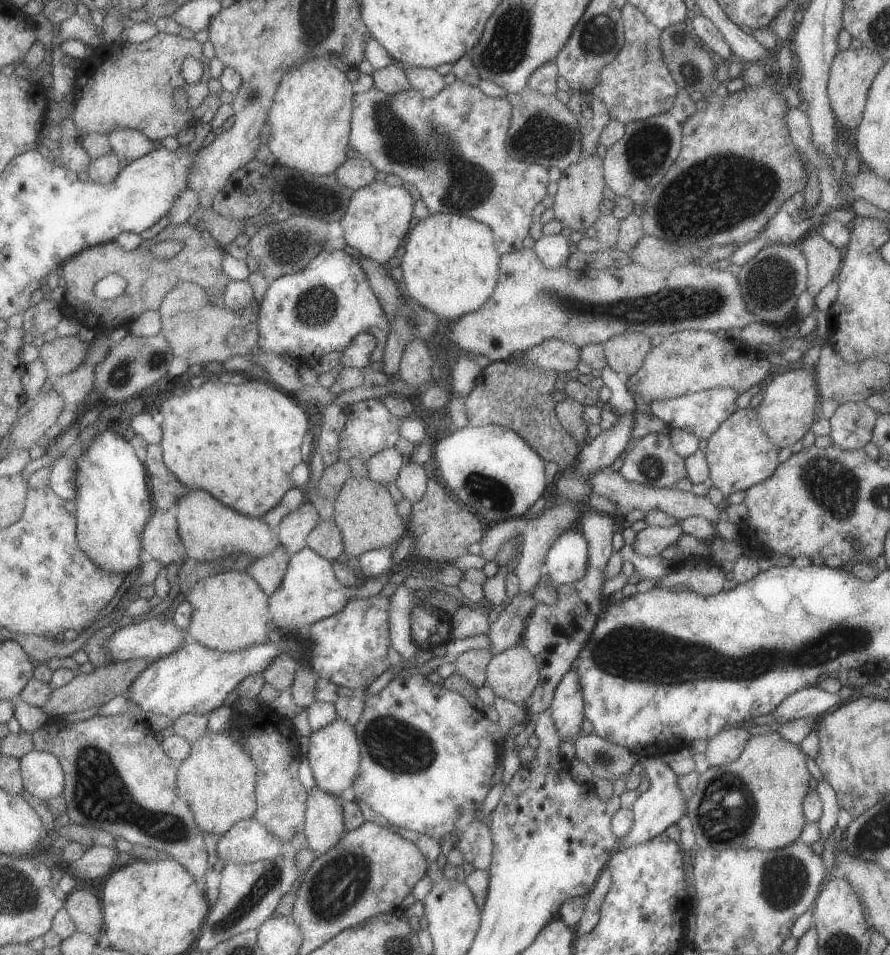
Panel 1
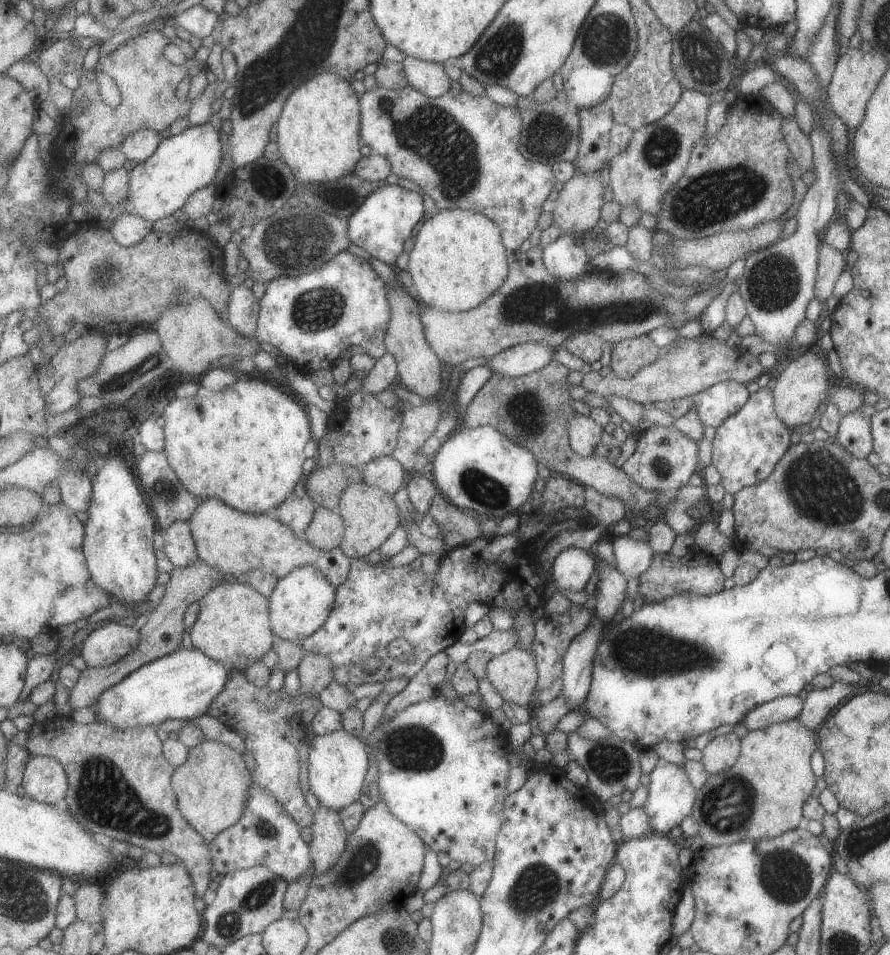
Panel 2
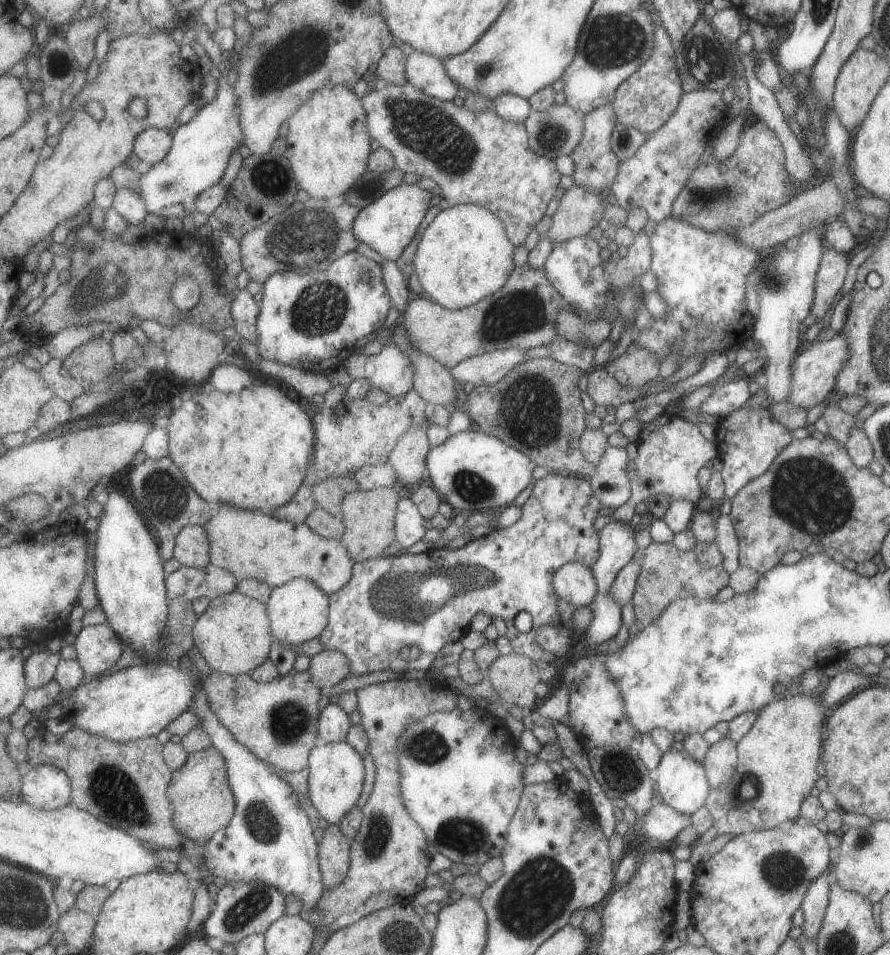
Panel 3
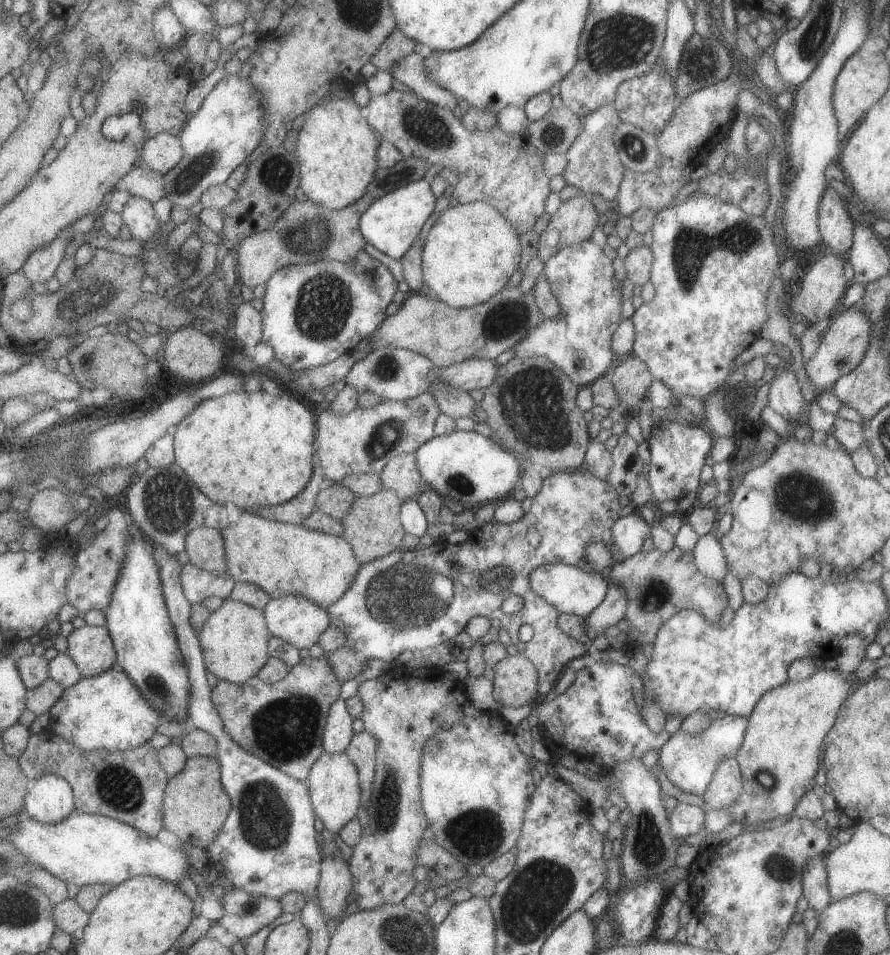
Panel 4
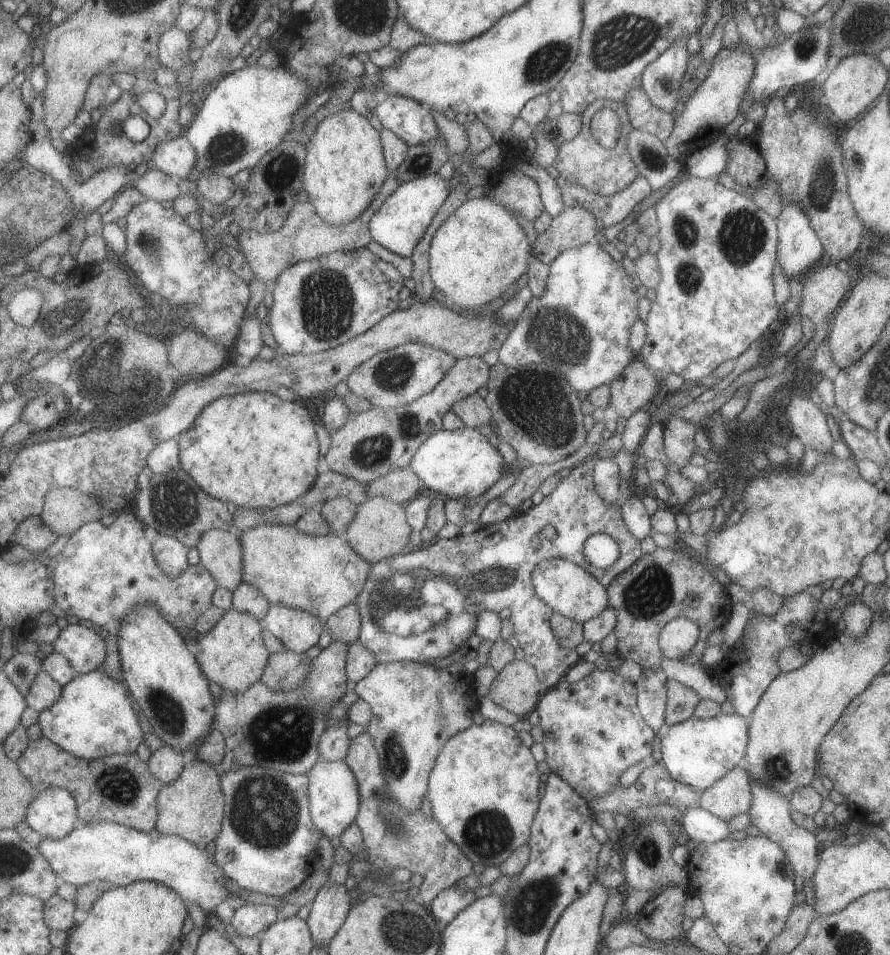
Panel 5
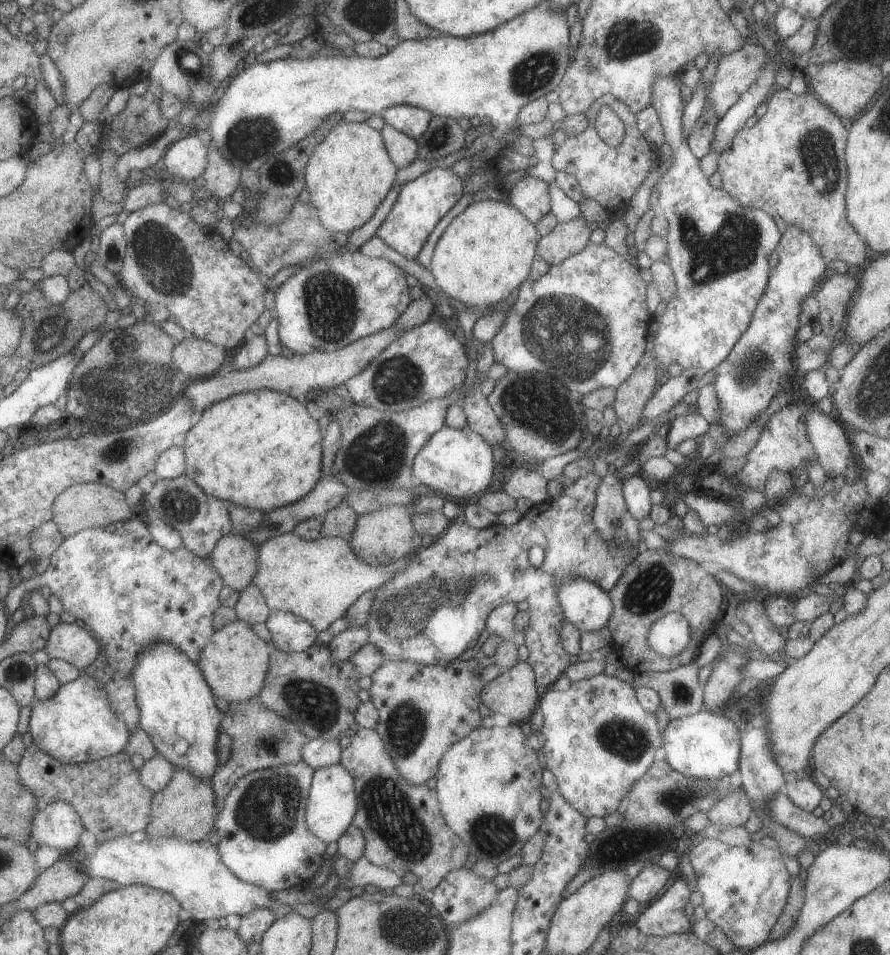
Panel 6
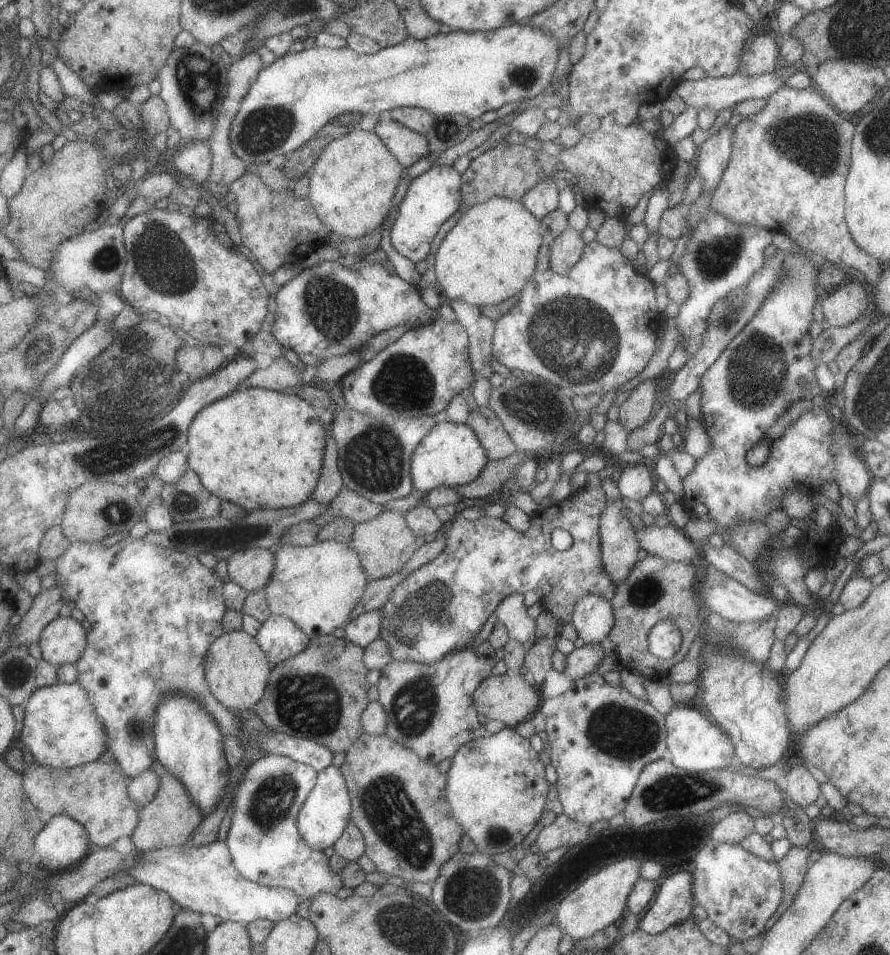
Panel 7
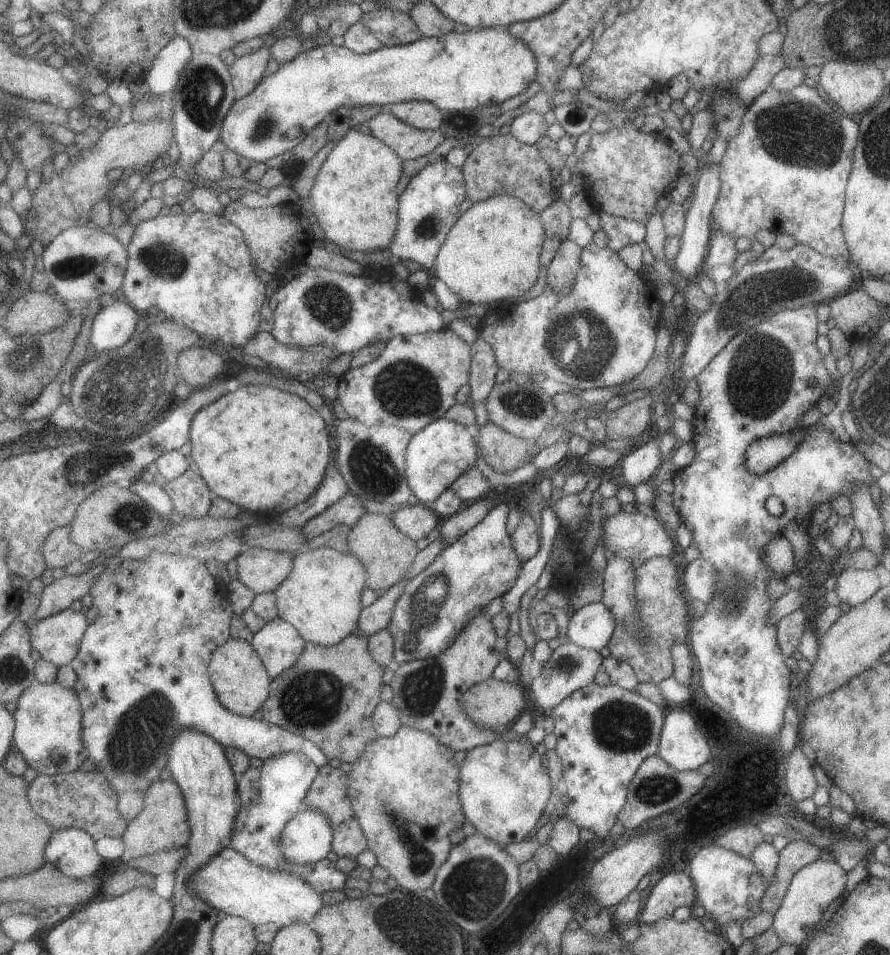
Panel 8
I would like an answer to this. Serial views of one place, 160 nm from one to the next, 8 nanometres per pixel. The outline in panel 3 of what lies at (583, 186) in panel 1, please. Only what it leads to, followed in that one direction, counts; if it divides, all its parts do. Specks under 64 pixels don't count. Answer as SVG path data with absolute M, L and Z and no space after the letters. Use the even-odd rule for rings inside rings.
M573 184L562 194L551 216L551 224L543 236L555 246L570 238L586 235L603 216L603 198L601 193L592 193Z

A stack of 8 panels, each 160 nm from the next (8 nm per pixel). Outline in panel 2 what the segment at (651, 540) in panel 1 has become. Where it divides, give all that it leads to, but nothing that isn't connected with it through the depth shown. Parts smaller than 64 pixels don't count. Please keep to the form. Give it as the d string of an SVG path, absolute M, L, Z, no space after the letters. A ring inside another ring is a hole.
M613 535L612 552L616 569L626 578L638 577L649 568L654 552L648 540L635 541L626 535Z

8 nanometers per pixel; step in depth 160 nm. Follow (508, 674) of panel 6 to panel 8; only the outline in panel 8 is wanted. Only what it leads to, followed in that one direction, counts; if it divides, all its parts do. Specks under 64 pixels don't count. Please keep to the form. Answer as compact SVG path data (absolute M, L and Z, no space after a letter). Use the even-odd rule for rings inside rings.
M489 677L466 688L458 701L477 727L493 730L498 724L509 727L523 712L529 701L525 690L518 682L510 684Z

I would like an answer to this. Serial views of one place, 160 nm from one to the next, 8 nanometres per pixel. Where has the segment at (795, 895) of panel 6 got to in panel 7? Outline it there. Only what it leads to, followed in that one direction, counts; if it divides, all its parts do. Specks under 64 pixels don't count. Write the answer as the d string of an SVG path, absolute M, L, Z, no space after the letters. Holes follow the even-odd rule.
M810 846L793 847L788 849L787 854L775 860L780 872L782 895L775 912L765 921L764 931L769 930L773 923L781 916L781 913L791 904L797 894L809 866Z

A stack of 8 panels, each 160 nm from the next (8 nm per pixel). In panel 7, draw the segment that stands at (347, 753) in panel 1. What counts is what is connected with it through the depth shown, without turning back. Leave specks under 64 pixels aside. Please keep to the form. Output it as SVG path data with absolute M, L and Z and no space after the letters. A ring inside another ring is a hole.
M327 765L323 770L316 771L315 786L309 791L307 798L303 801L296 816L296 827L301 840L305 842L311 850L323 851L341 836L345 825L350 820L350 800L339 768L333 765Z

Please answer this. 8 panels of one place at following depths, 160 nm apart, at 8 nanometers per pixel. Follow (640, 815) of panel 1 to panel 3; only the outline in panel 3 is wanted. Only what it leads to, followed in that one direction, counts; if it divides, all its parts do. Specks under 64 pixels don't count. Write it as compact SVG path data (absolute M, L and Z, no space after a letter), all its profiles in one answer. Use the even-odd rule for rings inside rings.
M673 748L661 755L656 766L654 784L656 784L661 796L661 802L680 813L690 815L704 804L711 789L705 776L702 761L695 760L686 750L679 752Z

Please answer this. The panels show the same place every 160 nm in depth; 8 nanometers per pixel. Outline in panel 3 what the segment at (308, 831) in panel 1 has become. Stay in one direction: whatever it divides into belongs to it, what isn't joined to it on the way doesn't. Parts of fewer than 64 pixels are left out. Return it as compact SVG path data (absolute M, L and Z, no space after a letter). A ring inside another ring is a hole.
M337 825L328 826L323 831L323 838L318 843L318 867L324 888L332 889L346 877L350 861L350 841L341 834Z

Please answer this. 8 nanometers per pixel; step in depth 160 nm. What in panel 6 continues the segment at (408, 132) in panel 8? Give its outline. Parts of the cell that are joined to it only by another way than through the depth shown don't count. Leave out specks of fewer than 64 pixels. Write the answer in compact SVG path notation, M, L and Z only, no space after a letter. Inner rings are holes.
M384 124L380 130L384 148L397 169L404 168L416 160L417 142L405 134Z

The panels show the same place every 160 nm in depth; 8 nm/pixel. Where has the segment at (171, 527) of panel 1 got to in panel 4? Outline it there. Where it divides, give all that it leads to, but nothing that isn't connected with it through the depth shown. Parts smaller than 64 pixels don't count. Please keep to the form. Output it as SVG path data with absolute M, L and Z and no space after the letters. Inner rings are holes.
M199 527L185 537L184 550L188 561L201 570L222 575L227 570L224 540L220 530Z

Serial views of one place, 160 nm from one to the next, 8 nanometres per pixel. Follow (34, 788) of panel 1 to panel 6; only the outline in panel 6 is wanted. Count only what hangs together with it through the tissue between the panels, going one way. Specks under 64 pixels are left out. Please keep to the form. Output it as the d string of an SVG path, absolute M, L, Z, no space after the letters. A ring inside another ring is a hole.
M54 801L41 805L32 821L33 840L41 847L53 846L53 848L59 849L62 855L68 854L73 848L79 846L81 834L86 830L80 813L69 802Z

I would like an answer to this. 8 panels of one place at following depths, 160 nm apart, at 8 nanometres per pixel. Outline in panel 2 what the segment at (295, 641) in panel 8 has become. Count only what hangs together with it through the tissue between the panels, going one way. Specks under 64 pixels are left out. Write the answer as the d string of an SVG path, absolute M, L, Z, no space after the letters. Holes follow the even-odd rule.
M294 568L280 578L268 596L268 615L272 634L277 640L300 641L321 628L334 603L335 589L316 568Z

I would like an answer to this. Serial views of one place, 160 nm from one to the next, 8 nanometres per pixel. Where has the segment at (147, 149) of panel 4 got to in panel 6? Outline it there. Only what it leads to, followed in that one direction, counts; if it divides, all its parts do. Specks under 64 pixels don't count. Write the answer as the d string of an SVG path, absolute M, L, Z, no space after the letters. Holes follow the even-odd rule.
M192 130L185 132L165 150L160 166L181 179L201 179L206 166L206 149Z

